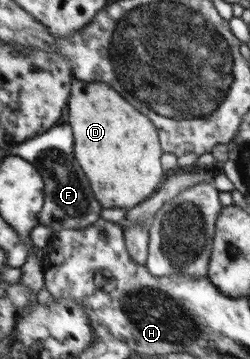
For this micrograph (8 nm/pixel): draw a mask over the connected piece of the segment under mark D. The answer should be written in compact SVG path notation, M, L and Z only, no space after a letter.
M72 79L74 99L70 99L68 121L74 129L74 151L78 151L78 163L86 167L86 175L90 175L94 195L98 195L102 207L130 210L150 197L164 181L158 131L148 117L136 111L113 87L106 83Z

